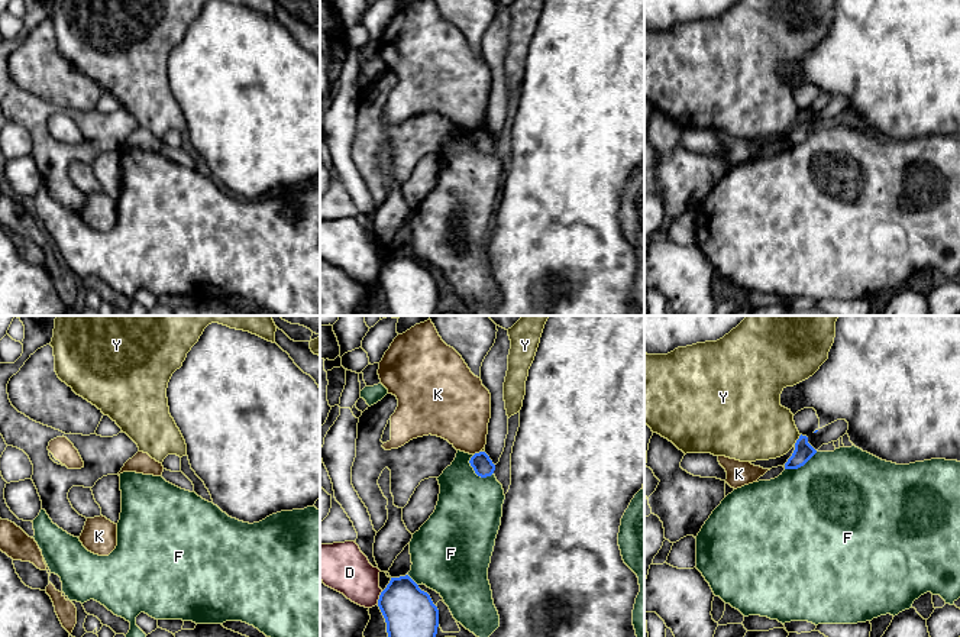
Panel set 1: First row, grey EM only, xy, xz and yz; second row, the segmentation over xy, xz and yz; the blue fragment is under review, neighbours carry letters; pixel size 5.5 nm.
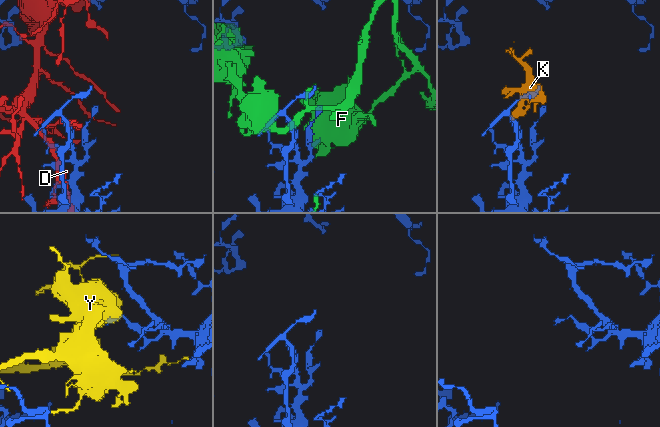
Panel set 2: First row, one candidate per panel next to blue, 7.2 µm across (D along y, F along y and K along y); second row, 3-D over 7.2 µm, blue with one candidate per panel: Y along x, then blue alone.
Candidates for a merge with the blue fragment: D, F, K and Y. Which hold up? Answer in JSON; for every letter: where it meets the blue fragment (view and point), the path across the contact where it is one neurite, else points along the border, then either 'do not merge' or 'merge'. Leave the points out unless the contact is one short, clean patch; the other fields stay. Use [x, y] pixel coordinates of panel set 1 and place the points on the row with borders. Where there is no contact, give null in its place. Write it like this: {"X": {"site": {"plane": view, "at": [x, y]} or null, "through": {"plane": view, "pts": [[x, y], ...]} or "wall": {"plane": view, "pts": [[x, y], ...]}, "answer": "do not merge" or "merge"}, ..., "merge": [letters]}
{"D": {"site": {"plane": "xz", "at": [380, 598]}, "answer": "do not merge"}, "F": {"site": {"plane": "xz", "at": [474, 469]}, "answer": "do not merge"}, "K": {"site": {"plane": "xz", "at": [477, 453]}, "wall": {"plane": "xz", "pts": [[481, 450], [474, 455]]}, "answer": "do not merge"}, "Y": {"site": {"plane": "yz", "at": [798, 439]}, "answer": "do not merge"}, "merge": []}

